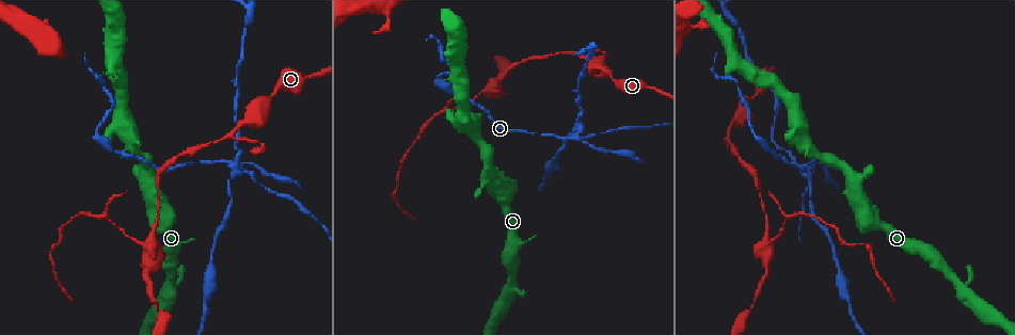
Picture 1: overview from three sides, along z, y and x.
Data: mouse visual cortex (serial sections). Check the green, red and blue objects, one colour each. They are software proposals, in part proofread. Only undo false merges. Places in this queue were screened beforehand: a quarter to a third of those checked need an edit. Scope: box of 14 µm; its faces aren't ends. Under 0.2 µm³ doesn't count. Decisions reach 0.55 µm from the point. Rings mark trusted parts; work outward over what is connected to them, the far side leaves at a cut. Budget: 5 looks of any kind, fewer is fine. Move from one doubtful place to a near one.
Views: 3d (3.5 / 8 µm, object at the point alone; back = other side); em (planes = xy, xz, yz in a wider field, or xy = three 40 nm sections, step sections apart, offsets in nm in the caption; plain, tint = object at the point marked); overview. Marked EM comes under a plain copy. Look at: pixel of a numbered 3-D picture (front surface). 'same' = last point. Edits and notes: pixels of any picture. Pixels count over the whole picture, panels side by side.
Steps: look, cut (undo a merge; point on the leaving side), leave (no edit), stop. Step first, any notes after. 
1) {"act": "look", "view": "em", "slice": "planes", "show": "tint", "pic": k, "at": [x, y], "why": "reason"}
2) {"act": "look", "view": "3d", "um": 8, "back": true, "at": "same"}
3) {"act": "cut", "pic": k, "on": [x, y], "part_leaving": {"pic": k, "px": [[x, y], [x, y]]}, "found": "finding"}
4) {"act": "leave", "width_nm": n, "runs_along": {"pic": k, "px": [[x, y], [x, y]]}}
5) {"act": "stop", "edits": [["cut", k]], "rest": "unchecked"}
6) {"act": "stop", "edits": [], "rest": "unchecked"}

{"act": "look", "view": "3d", "um": 3.5, "pic": 1, "at": [564, 52], "why": "narrows sharply"}

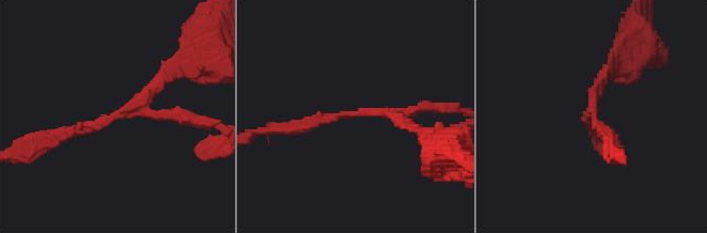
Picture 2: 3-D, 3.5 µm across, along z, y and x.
{"act": "look", "view": "em", "slice": "xy", "step": 5, "show": "tint", "pic": 2, "at": [354, 115]}

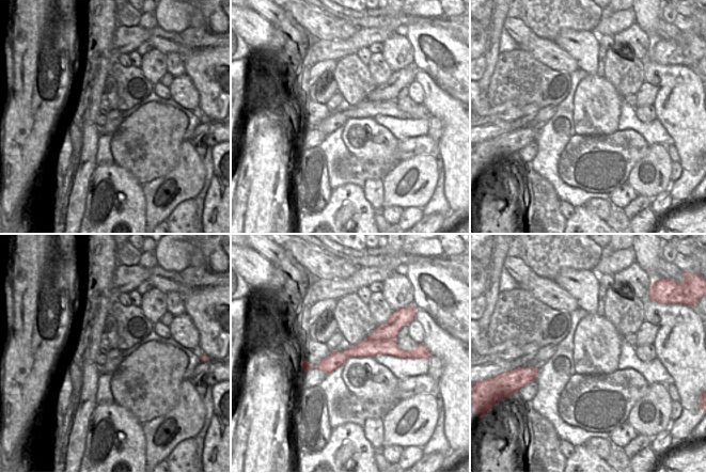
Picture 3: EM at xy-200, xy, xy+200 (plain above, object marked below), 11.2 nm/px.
{"act": "leave", "runs_along": {"pic": 2, "px": [[169, 77], [104, 123], [48, 136]]}, "found": "one cell here"}

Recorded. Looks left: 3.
{"act": "look", "view": "3d", "um": 3.5, "pic": 1, "at": [491, 89], "why": "arms part here"}

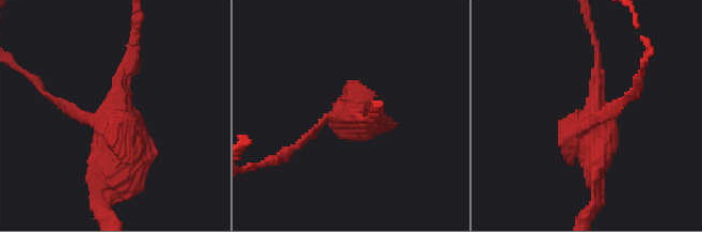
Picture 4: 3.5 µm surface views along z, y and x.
{"act": "look", "view": "em", "slice": "xy", "step": 3, "show": "tint", "pic": 4, "at": [111, 120]}

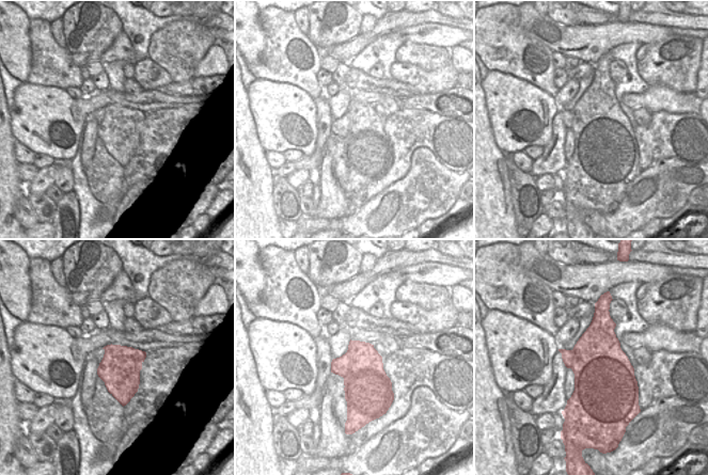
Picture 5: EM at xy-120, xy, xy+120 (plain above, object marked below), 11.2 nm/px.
{"act": "cut", "pic": 4, "on": [616, 106], "found": "a second cell is stuck on"}

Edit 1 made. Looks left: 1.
{"act": "stop", "edits": [["cut", 4]], "rest": "unchecked"}

